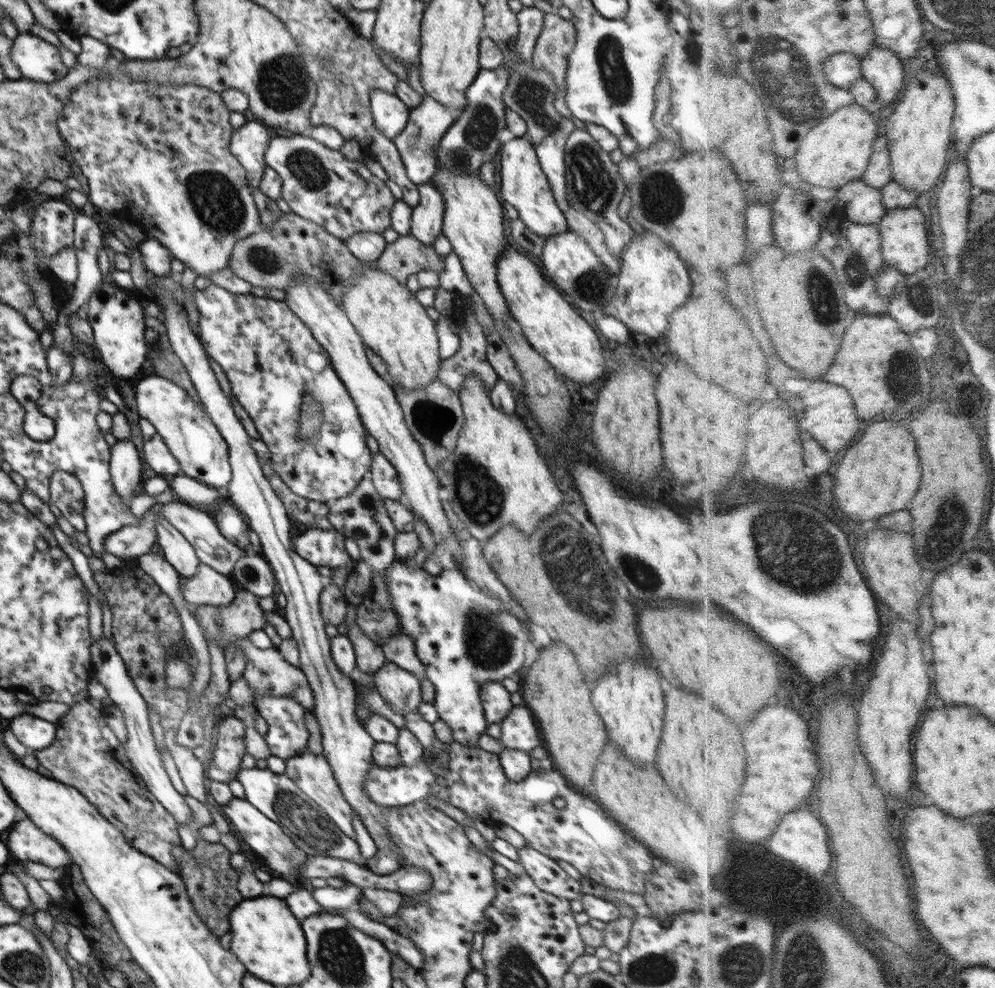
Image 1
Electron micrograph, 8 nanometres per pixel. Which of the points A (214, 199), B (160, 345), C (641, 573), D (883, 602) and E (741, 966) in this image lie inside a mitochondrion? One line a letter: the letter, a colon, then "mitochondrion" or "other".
A: mitochondrion
B: mitochondrion
C: mitochondrion
D: other
E: mitochondrion

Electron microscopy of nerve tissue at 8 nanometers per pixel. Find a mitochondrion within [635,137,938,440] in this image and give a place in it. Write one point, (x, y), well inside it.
(821, 293)

